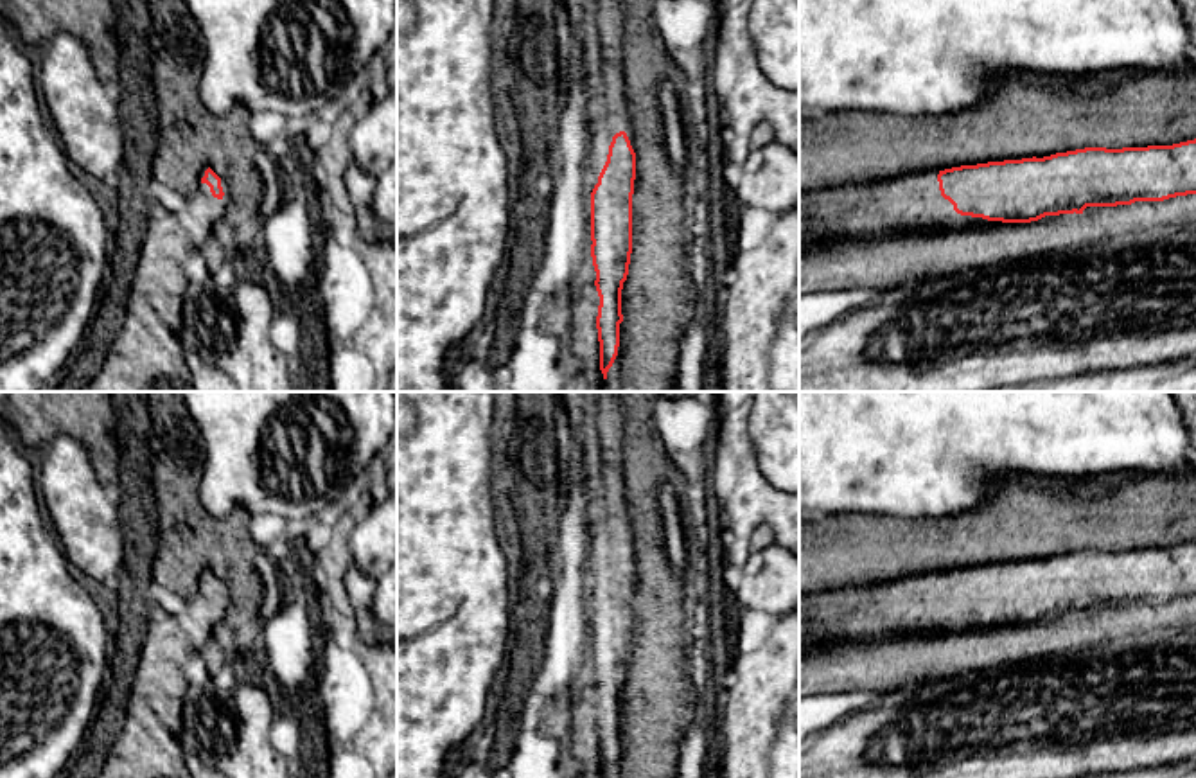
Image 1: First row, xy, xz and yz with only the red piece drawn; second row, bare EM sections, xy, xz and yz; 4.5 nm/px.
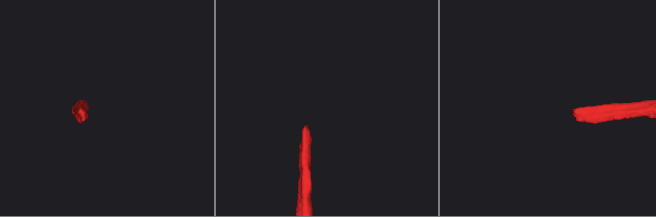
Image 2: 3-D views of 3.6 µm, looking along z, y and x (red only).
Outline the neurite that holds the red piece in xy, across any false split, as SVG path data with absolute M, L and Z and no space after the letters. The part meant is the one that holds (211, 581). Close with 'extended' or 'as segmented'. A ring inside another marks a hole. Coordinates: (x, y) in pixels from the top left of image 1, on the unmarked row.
M210 570L203 571L199 580L199 591L192 598L181 598L145 580L142 625L124 683L124 712L86 778L190 778L180 742L183 699L192 685L212 681L201 647L214 636L230 607L224 582Z; extended

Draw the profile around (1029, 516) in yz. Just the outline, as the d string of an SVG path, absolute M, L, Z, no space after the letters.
M1196 469L1185 476L1135 471L1081 478L1015 474L975 508L954 516L849 514L799 523L799 597L1085 550L1173 548L1194 541Z

